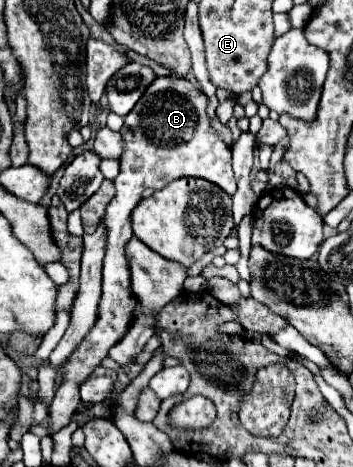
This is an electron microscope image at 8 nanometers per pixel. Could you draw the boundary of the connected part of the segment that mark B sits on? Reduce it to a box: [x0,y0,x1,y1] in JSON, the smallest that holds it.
[49,77,237,433]

